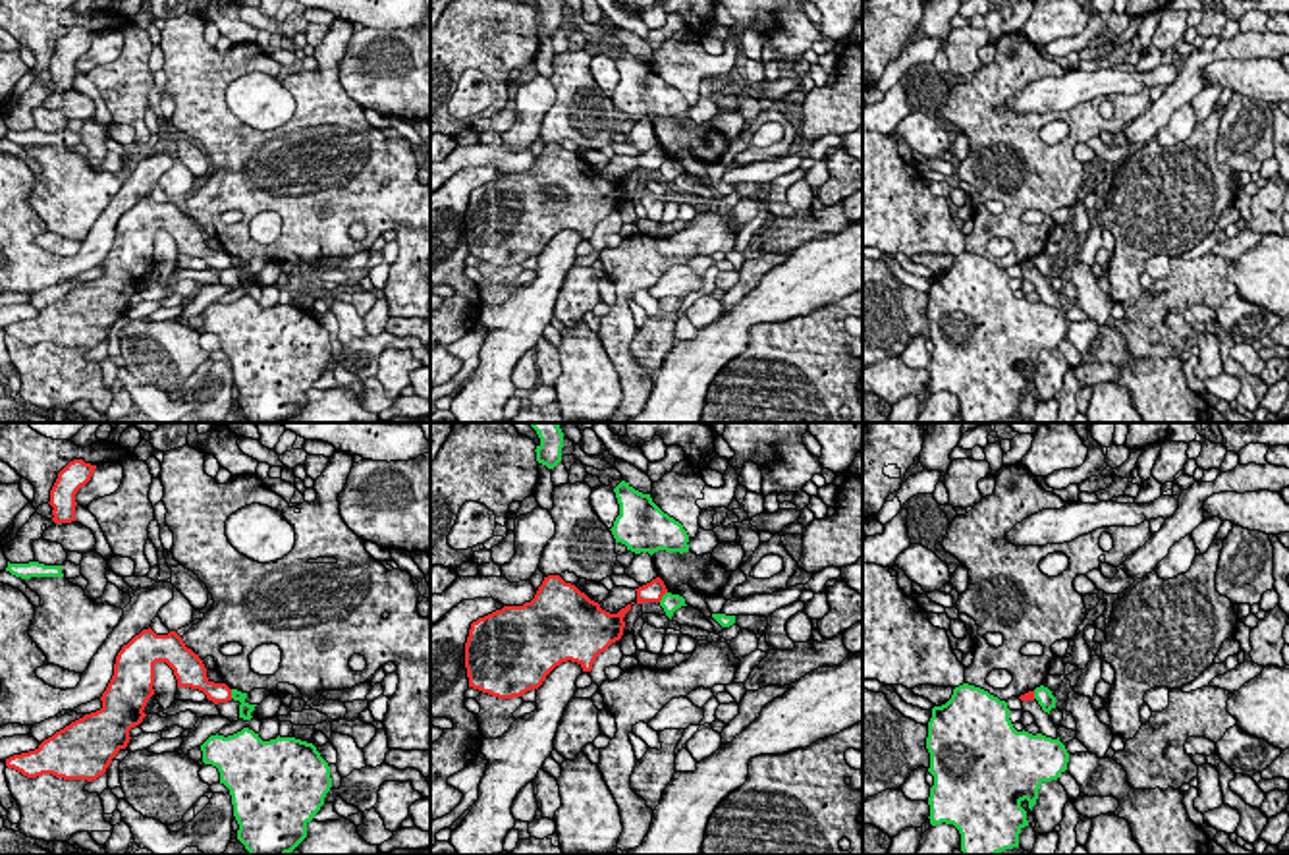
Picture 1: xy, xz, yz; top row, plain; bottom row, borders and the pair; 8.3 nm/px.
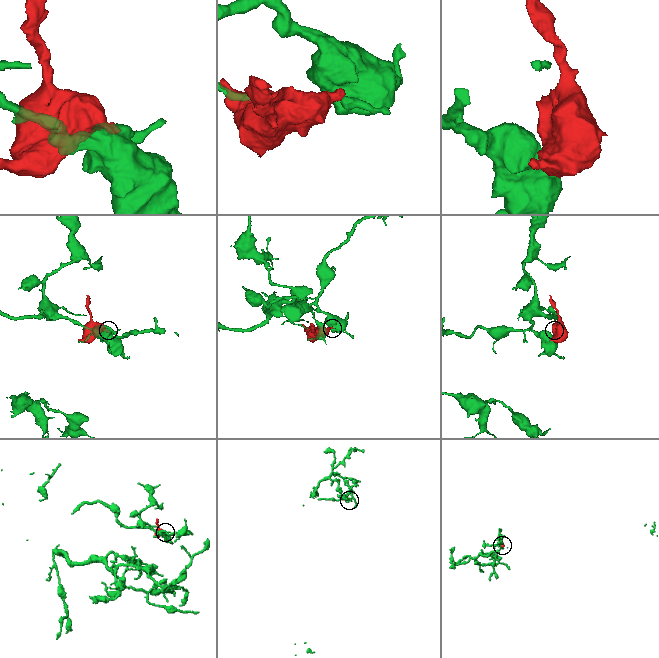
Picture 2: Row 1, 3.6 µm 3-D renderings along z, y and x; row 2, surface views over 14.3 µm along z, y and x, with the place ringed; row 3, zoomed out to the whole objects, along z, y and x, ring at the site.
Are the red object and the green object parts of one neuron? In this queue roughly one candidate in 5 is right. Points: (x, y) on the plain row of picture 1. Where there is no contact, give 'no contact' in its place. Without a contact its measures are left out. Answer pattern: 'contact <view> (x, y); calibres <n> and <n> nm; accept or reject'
contact xz (662, 163); calibres 170 and 160 nm; reject

